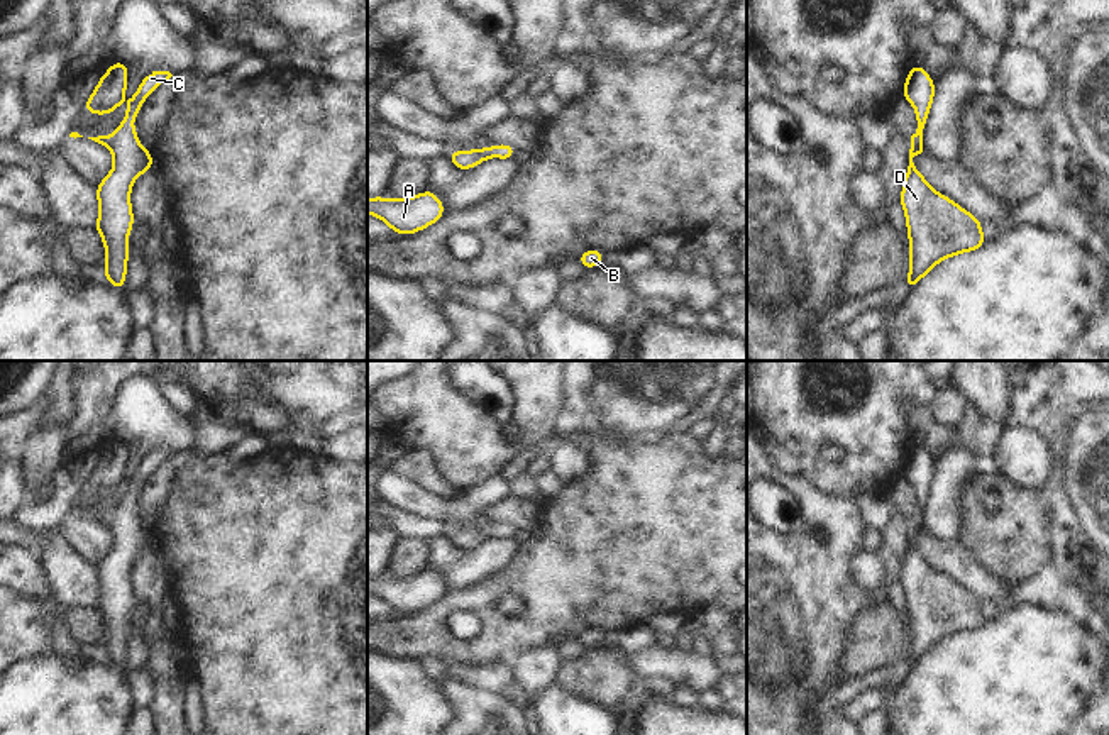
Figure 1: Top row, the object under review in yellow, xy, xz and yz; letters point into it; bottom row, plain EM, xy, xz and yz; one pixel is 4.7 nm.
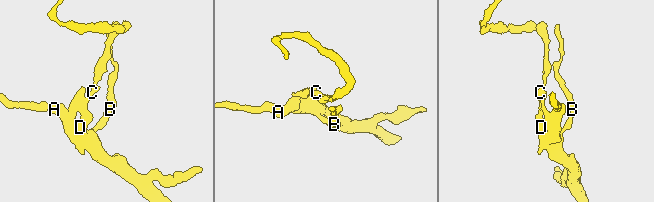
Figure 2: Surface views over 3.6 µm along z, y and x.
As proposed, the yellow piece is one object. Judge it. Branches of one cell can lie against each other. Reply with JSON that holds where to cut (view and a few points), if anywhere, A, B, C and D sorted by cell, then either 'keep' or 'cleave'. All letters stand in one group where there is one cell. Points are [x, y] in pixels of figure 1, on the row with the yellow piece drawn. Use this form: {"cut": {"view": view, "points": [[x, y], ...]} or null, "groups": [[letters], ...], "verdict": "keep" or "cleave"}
{"cut": null, "groups": [["A", "B", "C", "D"]], "verdict": "keep"}

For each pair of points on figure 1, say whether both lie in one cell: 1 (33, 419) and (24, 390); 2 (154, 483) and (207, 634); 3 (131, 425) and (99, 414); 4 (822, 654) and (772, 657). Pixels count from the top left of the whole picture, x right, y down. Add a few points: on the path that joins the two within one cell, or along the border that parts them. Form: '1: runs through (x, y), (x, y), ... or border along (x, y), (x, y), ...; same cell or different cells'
1: border along (51, 378), (46, 390), (17, 419); different cells
2: border along (175, 473), (171, 491), (149, 529); different cells
3: border along (124, 380), (114, 397), (109, 419); different cells
4: runs through (810, 656), (806, 659), (784, 657); same cell

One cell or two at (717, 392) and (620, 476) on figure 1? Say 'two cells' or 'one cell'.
two cells

